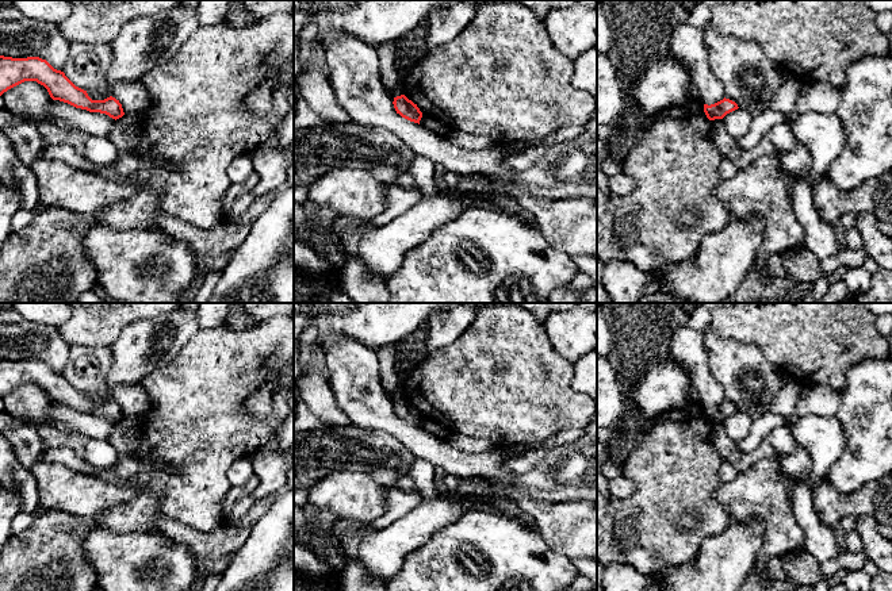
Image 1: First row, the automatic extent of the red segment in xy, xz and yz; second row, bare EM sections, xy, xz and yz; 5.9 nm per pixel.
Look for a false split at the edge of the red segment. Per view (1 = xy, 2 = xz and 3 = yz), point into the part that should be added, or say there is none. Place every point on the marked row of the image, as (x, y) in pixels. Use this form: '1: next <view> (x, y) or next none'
1: next none
2: next none
3: next none

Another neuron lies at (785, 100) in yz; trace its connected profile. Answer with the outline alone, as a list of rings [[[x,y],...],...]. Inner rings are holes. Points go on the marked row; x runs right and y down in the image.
[[[797,77],[782,78],[781,84],[770,103],[770,110],[780,112],[788,118],[788,122],[793,122],[800,116],[797,112],[797,100],[800,97],[803,81]]]

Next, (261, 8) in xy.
[[[242,0],[242,3],[257,18],[294,12],[294,0]]]

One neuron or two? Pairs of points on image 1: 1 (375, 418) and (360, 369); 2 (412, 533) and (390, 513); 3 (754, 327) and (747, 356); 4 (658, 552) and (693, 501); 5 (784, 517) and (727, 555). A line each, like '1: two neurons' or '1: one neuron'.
1: one neuron
2: two neurons
3: two neurons
4: one neuron
5: two neurons

